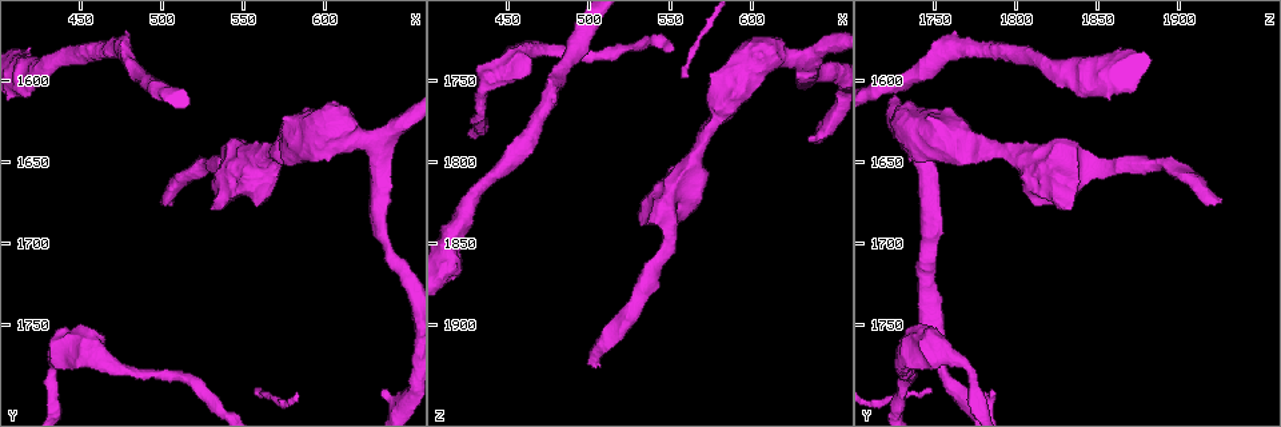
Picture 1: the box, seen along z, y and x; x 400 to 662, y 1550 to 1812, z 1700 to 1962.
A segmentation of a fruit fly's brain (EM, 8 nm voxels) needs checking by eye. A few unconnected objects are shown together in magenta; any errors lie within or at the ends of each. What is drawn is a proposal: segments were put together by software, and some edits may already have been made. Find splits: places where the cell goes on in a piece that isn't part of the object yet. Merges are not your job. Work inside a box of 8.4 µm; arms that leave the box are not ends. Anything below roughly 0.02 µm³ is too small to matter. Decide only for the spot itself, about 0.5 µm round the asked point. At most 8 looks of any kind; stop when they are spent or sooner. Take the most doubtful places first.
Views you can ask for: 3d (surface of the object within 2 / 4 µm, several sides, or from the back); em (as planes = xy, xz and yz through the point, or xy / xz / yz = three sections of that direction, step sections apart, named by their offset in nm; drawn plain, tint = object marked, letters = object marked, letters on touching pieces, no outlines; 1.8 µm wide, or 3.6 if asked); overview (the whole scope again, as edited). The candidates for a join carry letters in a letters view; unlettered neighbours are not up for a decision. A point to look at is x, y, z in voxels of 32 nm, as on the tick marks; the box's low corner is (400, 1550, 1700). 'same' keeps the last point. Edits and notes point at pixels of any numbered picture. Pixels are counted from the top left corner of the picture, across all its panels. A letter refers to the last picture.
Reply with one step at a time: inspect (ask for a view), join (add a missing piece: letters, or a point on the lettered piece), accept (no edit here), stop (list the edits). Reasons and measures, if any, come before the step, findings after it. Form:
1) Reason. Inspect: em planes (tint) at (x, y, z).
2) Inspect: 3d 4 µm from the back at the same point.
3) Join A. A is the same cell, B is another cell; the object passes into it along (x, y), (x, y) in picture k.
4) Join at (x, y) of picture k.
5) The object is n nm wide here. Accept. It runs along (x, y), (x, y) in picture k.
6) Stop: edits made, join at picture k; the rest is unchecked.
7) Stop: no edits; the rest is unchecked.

An open end. Inspect: 3d 2 µm at (506, 1674, 1924).

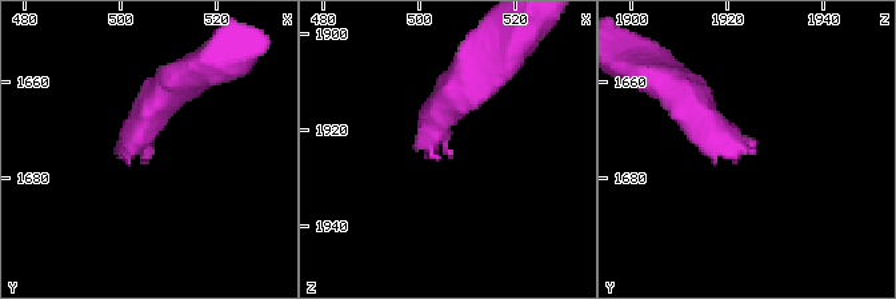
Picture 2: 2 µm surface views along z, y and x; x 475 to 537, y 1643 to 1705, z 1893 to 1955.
Need the tissue. Inspect: em planes (letters) at (508, 1674, 1924).

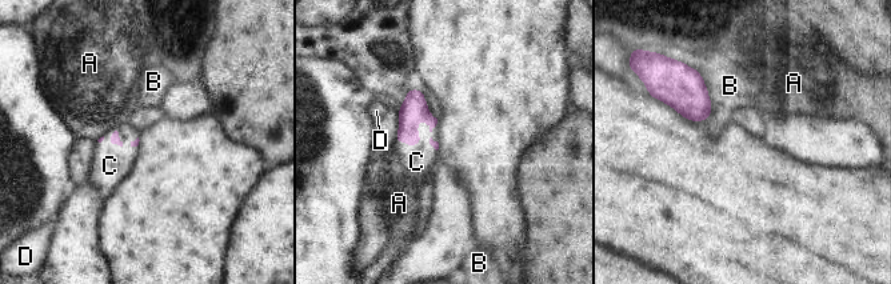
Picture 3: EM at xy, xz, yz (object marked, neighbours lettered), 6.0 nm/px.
Join C. C is the same cell, A, B and D are other cells; the object passes into it along (414, 106), (418, 136), (416, 162) in picture 3; the cell continues.

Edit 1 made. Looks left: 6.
See it whole again. Inspect: overview.

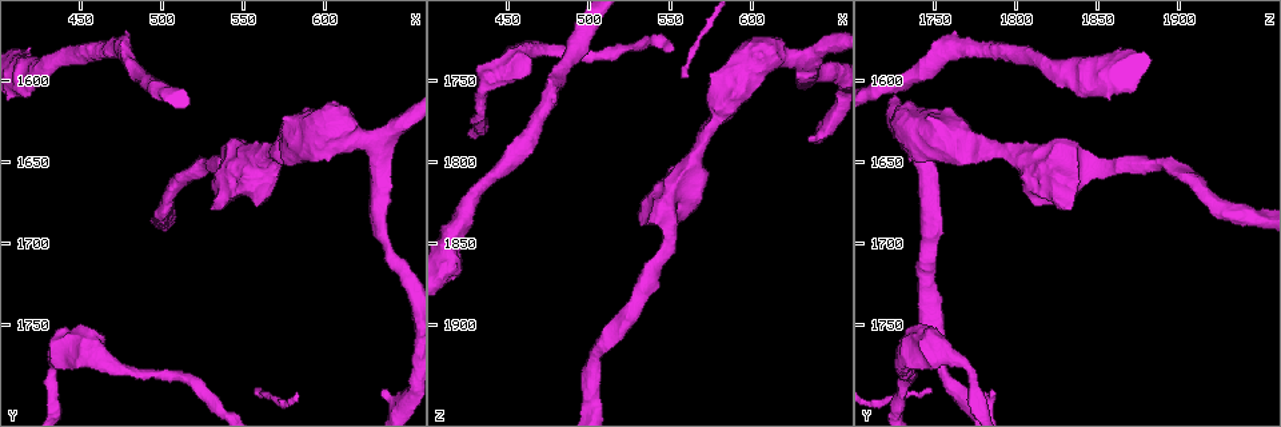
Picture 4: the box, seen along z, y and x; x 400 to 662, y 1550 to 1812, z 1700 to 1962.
Free end. Inspect: 3d 2 µm at (534, 1646, 1838).

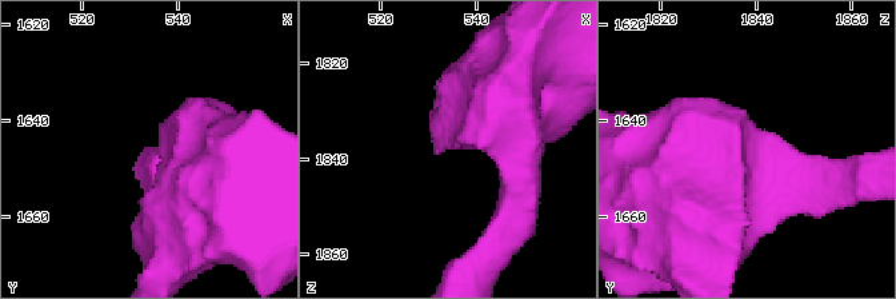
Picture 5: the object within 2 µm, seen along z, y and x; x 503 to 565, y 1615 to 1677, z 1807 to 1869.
Inspect: em planes (letters) at (535, 1647, 1836).

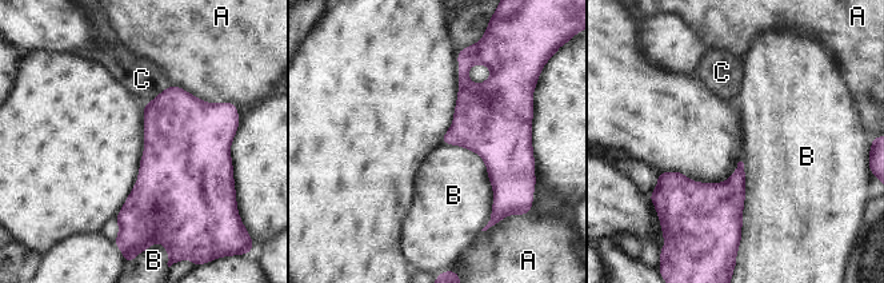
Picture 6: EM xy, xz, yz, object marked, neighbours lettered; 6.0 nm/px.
Accept. A, B and C are other cells; a border runs along (443, 143), (484, 162), (492, 214) in picture 6; no lettered piece goes on from it.

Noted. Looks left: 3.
Branch stops here. Inspect: em xz step 4 (letters) at (634, 1790, 1786).

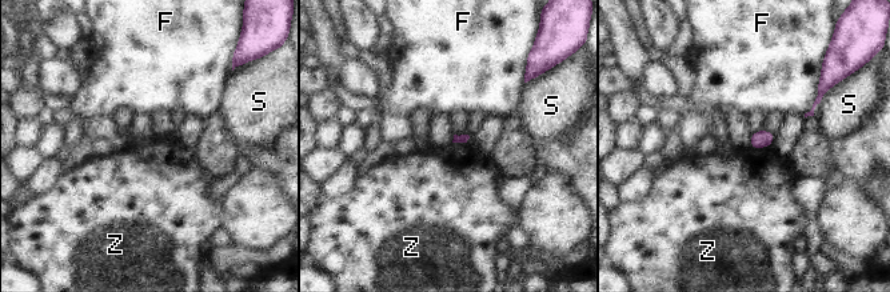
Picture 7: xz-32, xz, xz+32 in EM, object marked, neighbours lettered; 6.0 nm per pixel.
Inspect: em planes (letters) at the same point.

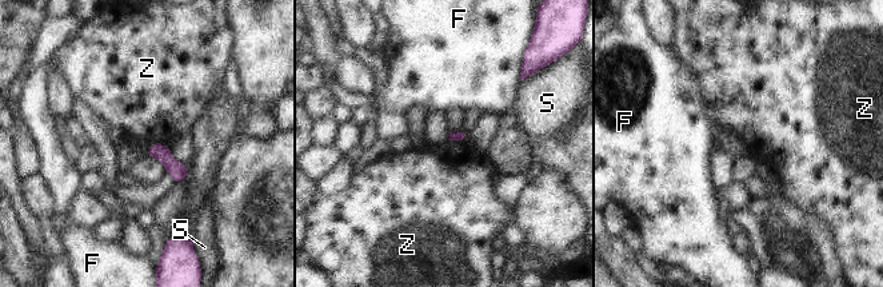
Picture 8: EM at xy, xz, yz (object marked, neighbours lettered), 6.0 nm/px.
Accept. F, S and Z are other cells; a border runs along (148, 143), (162, 143), (168, 147) in picture 8; none of them fits.

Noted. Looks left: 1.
Stop: edits made, join at picture 3; the rest is unchecked.

